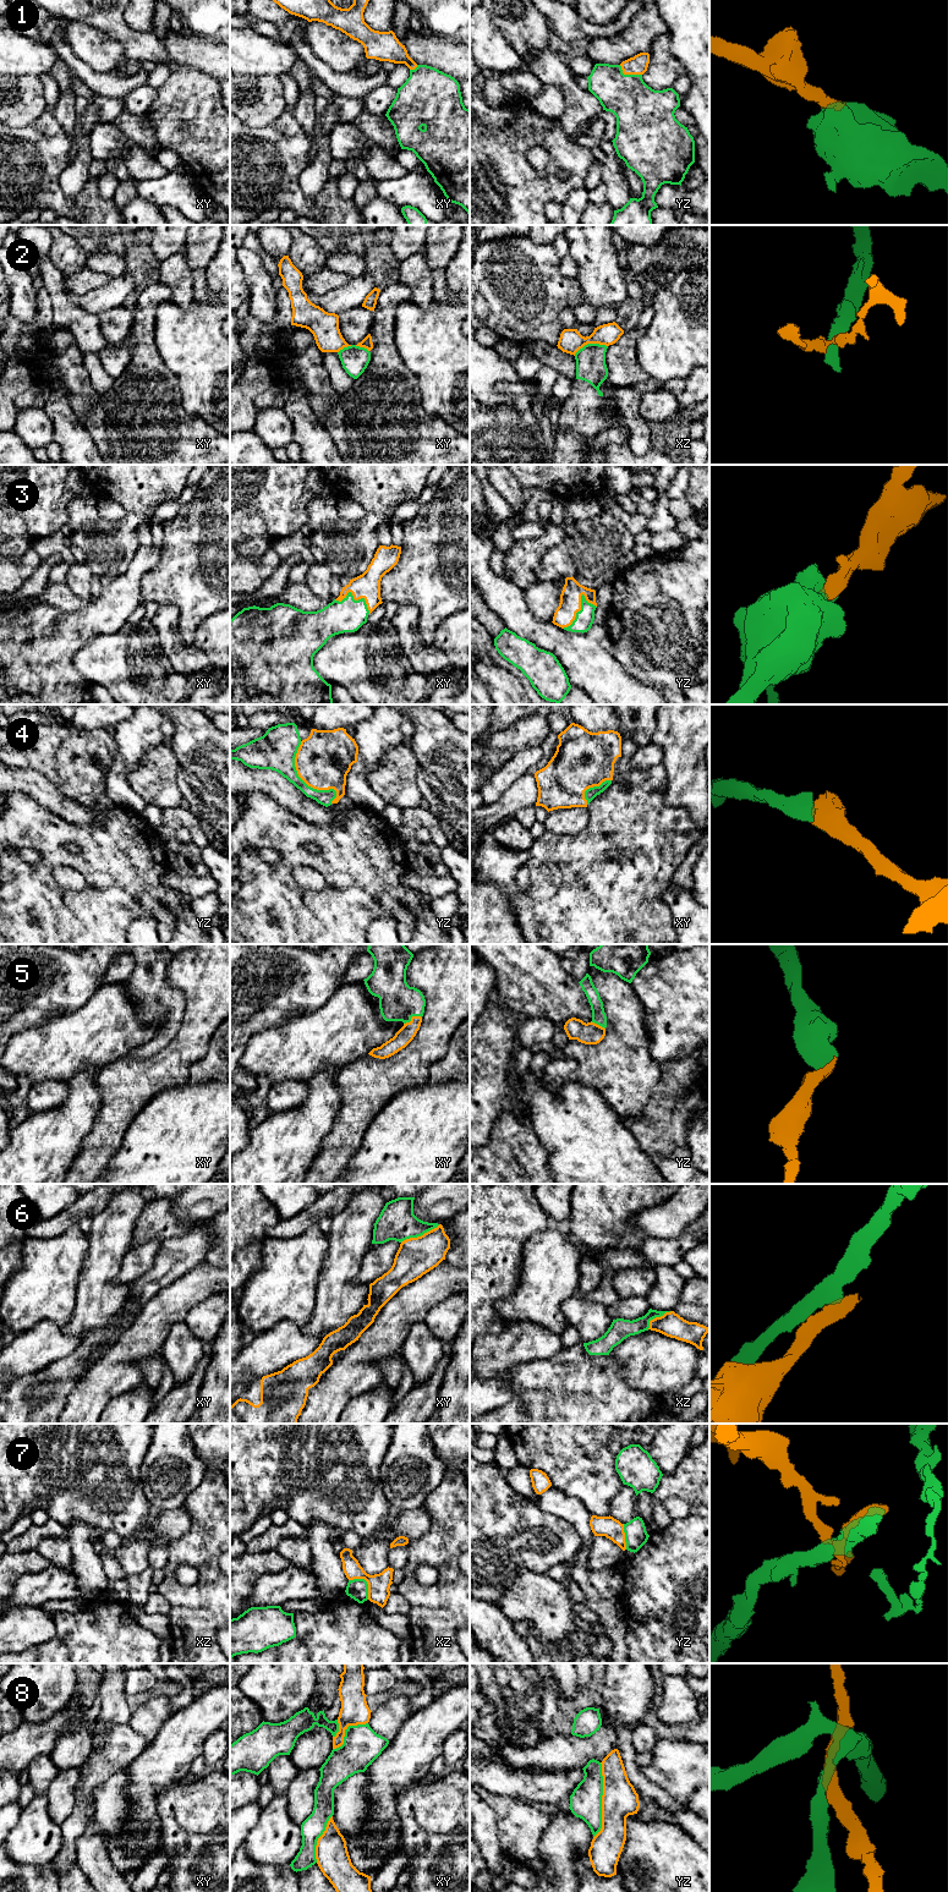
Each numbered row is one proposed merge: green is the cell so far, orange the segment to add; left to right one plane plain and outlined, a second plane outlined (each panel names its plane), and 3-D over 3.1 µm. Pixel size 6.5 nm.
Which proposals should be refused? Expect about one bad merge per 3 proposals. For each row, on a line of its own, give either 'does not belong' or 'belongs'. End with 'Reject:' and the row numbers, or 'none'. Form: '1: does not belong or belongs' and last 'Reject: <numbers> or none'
1: belongs
2: does not belong
3: belongs
4: belongs
5: belongs
6: does not belong
7: does not belong
8: does not belong
Reject: 2, 6, 7, 8

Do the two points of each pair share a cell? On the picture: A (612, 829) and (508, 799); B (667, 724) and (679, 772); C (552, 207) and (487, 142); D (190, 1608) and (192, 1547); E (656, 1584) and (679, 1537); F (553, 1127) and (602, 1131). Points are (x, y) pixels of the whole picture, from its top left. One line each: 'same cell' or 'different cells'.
A: different cells
B: same cell
C: different cells
D: same cell
E: same cell
F: same cell

